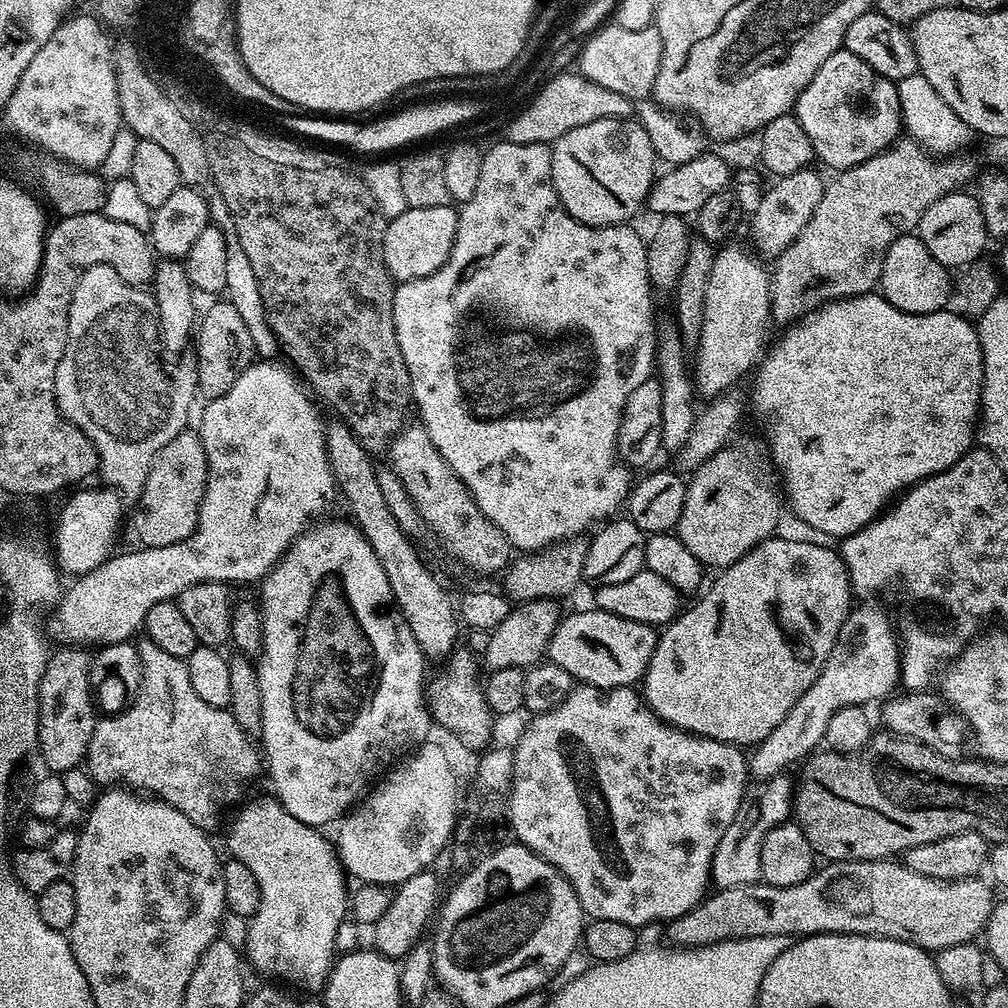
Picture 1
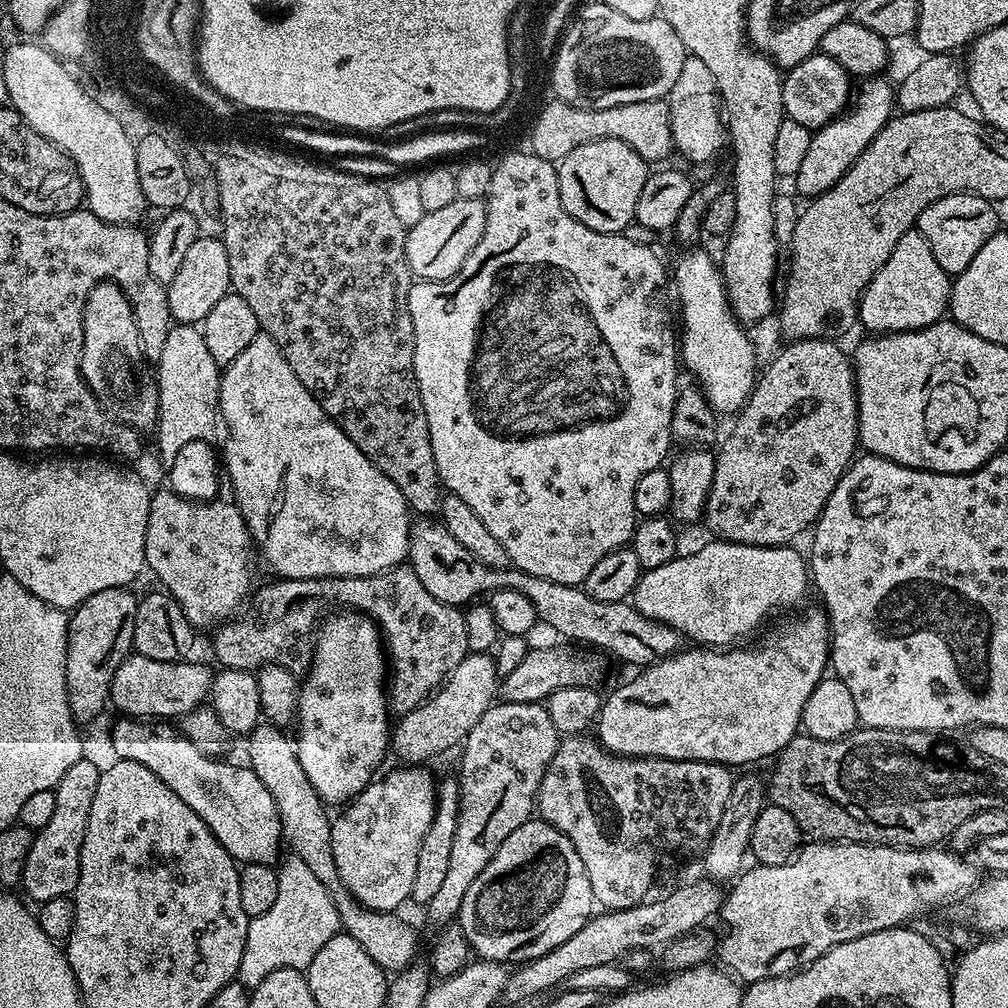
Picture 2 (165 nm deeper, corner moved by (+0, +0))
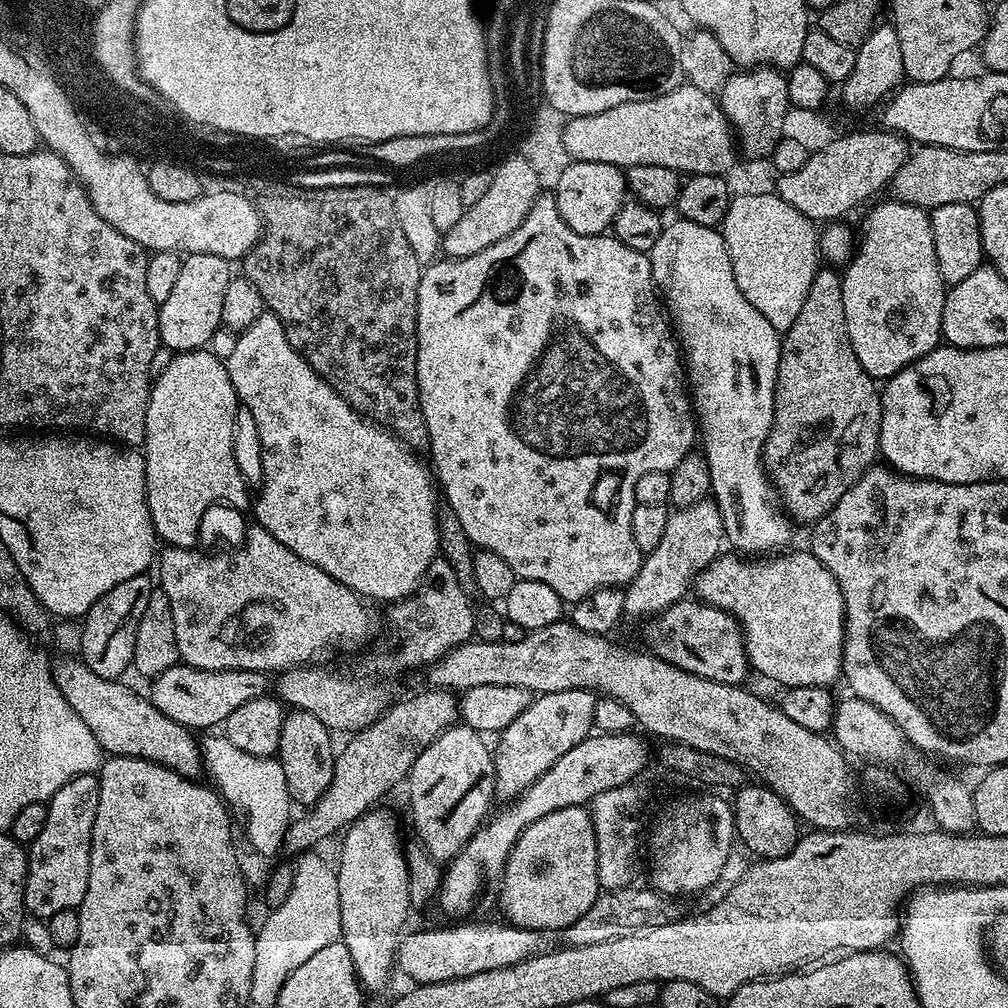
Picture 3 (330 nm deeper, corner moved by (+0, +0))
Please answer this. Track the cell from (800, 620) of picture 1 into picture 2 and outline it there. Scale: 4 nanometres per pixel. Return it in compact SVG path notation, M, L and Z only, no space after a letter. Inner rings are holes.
M820 606L808 608L805 612L800 612L797 616L792 616L789 620L782 621L761 644L756 644L753 648L732 646L727 650L721 650L719 647L713 646L688 647L676 652L672 656L663 656L655 664L641 667L637 671L640 673L633 680L626 681L621 688L616 688L609 696L605 695L603 697L598 721L598 729L600 728L598 739L609 752L614 752L621 756L657 756L659 760L704 760L708 764L722 764L725 766L733 766L732 764L756 764L759 760L766 759L767 756L769 758L779 756L782 749L801 731L806 698L810 698L810 694L814 694L814 686L818 686L818 682L825 679L826 673L829 671L830 629L828 626L828 613Z

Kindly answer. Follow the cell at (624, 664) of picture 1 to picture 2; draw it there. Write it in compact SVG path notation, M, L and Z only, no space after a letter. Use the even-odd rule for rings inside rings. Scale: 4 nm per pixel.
M576 646L564 647L568 648L529 647L522 663L499 681L499 699L506 704L538 704L547 700L556 688L562 686L600 686L608 672L608 666L604 662L605 653L600 650L581 650Z

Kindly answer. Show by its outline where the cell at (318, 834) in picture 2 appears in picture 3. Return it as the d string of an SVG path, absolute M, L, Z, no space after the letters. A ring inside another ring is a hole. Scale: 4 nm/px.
M460 922L457 928L428 928L425 932L409 931L401 939L400 947L396 950L396 964L409 976L416 980L417 985L437 984L438 982L450 982L458 978L470 978L479 972L498 970L506 966L514 966L523 960L529 960L535 956L541 956L553 951L557 947L557 933L551 928L546 930L530 930L529 928L515 928L507 922L500 924L468 924L472 922Z

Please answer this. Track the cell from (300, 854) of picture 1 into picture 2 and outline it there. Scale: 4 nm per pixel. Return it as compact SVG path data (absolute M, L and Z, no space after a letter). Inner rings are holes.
M120 718L120 721L112 728L112 748L115 755L121 760L133 760L146 770L158 774L202 822L206 822L208 829L222 842L222 846L230 853L233 860L250 864L277 863L282 852L282 837L280 835L280 819L278 818L278 806L274 806L274 798L270 798L270 790L262 786L258 774L254 774L247 766L239 768L236 764L223 764L223 759L208 756L198 746L189 742L183 734L178 734L172 728L167 728L164 722L149 722L144 718Z

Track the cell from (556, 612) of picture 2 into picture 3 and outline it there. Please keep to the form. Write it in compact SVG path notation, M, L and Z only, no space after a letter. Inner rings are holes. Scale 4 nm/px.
M685 598L674 602L666 610L662 610L657 616L651 617L648 629L644 632L644 640L647 651L675 668L686 670L698 678L710 678L710 682L722 682L723 684L745 683L750 665L748 655L744 649L744 632L740 623L726 610L716 608L713 604L706 604L699 598Z

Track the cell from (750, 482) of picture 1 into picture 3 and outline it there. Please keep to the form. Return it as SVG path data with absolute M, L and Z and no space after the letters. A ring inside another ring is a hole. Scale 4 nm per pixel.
M832 266L821 267L810 284L809 294L806 295L806 302L803 303L798 318L795 318L794 324L790 326L780 341L780 361L778 362L778 378L776 379L776 417L764 447L764 470L768 473L768 478L772 481L772 486L782 501L783 511L793 521L799 522L801 520L802 523L808 524L807 526L815 525L817 520L830 514L830 510L834 510L838 498L842 498L842 494L846 494L846 490L850 490L850 486L854 486L854 482L861 480L864 473L877 463L878 453L882 448L880 423L884 407L880 405L881 395L882 392L877 381L873 380L870 374L866 374L866 370L862 370L862 362L858 362L858 354L854 354L854 346L850 346L850 334L846 330L846 314L842 310L841 273Z

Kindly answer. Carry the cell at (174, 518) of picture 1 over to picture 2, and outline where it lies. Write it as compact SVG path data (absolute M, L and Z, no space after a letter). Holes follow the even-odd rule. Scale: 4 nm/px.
M171 490L153 491L151 498L150 514L146 518L144 551L147 571L152 571L164 583L161 584L163 591L179 602L182 614L186 614L193 629L211 629L233 619L241 611L242 605L249 599L254 588L251 564L252 556L254 560L254 545L252 536L248 533L248 524L240 513L240 507L235 502L228 501L227 504L222 498L207 502L188 500Z

